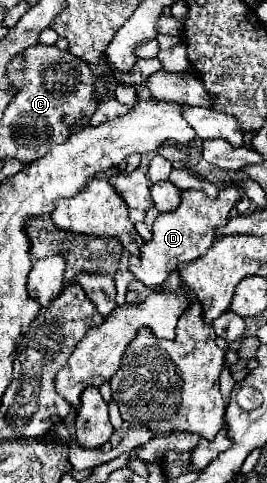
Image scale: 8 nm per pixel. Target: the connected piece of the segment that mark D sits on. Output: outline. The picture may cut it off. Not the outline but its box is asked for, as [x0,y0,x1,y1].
[132,183,242,287]

